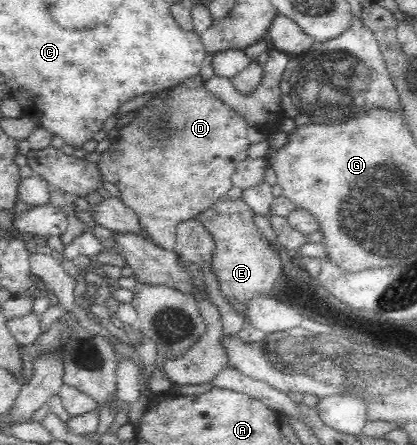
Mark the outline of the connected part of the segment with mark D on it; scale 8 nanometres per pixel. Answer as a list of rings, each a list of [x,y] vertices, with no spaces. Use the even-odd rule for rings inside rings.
[[[199,73],[189,77],[181,83],[162,92],[156,92],[156,96],[151,98],[144,106],[137,109],[137,115],[127,125],[120,129],[119,135],[110,143],[107,150],[101,153],[101,159],[98,167],[102,173],[102,179],[105,182],[114,183],[121,193],[120,199],[130,207],[138,217],[141,227],[146,231],[148,239],[150,239],[157,247],[174,251],[175,241],[177,237],[177,225],[185,219],[195,218],[199,213],[211,207],[221,197],[226,196],[227,191],[232,187],[232,175],[237,165],[248,157],[247,149],[249,149],[249,140],[247,140],[247,131],[250,129],[245,118],[233,110],[224,101],[221,101],[214,93],[208,91],[205,87],[206,81],[199,76]]]

